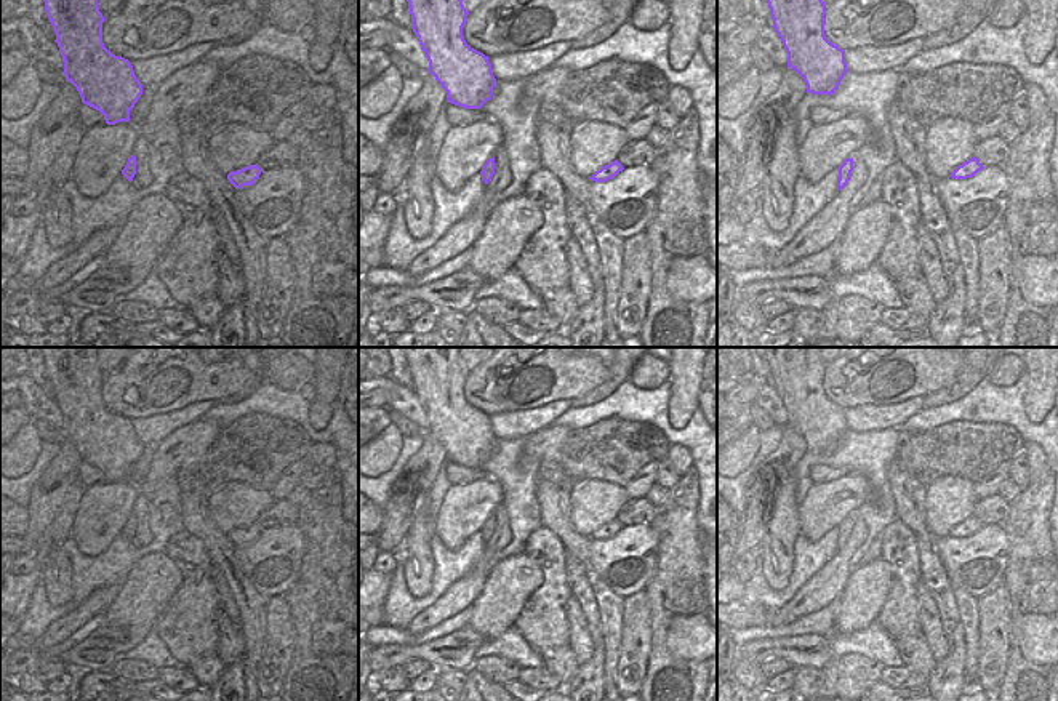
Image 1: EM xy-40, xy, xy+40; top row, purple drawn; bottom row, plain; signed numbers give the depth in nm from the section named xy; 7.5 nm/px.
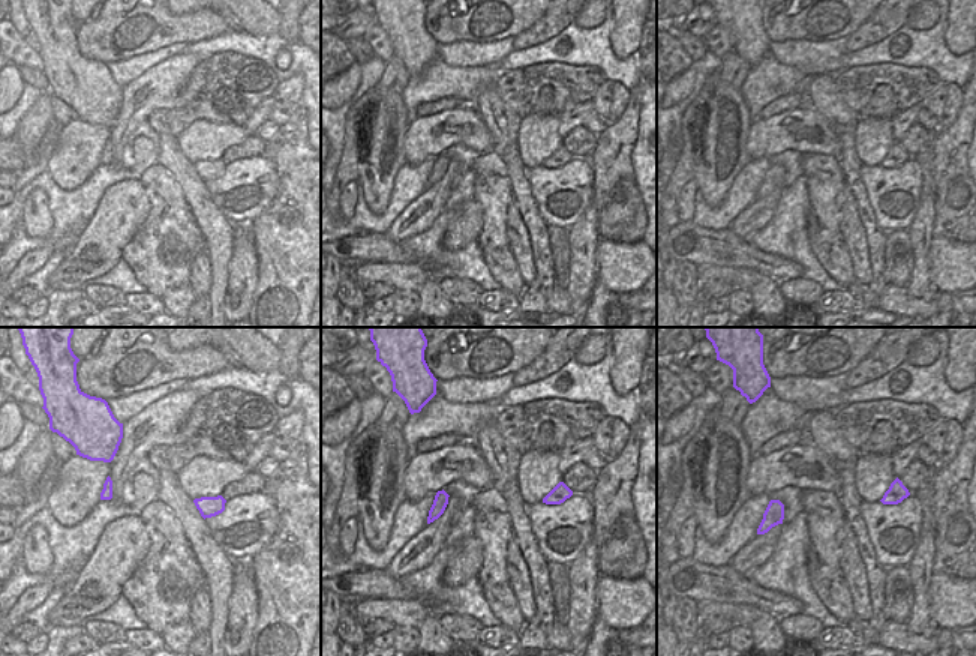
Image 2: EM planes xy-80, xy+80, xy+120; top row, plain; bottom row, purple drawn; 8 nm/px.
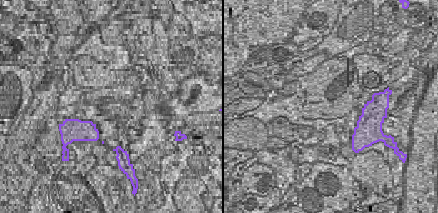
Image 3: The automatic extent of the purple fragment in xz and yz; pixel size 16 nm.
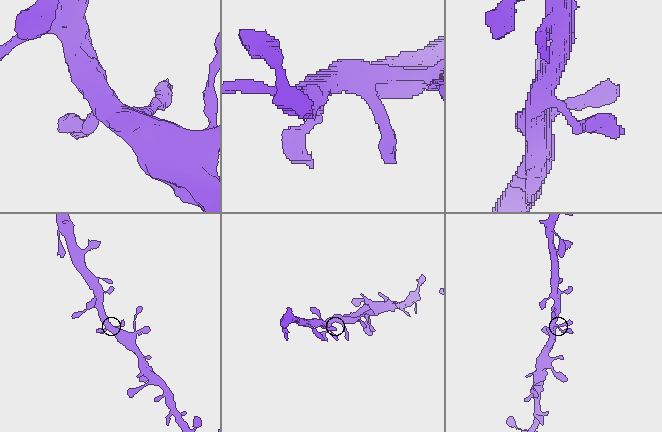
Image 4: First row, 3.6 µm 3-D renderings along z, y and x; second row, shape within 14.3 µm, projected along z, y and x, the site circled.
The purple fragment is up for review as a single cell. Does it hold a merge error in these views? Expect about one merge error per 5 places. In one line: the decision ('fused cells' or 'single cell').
single cell

